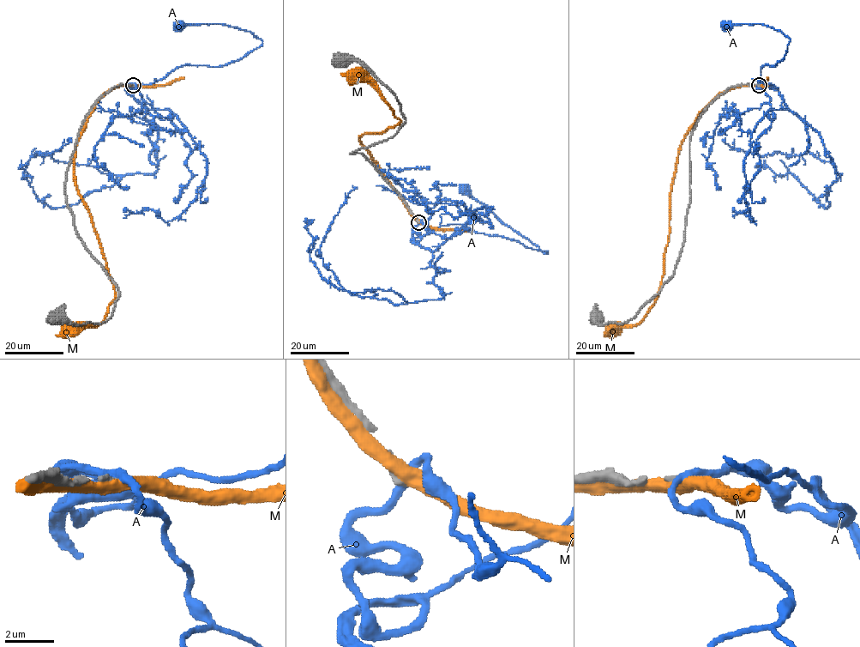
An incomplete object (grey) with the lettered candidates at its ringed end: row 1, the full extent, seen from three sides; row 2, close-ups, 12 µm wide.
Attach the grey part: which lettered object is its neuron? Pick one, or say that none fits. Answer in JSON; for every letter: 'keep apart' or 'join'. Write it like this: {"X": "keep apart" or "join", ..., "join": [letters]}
{"A": "keep apart", "M": "keep apart", "join": []}

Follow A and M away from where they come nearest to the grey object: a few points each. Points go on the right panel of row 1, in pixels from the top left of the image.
A: (759, 84), (773, 87), (761, 80), (760, 69), (784, 58), (790, 39), (762, 24), (726, 25)
M: (758, 86), (738, 86), (719, 93), (683, 140), (670, 194), (658, 298), (635, 323), (619, 323), (612, 329)

